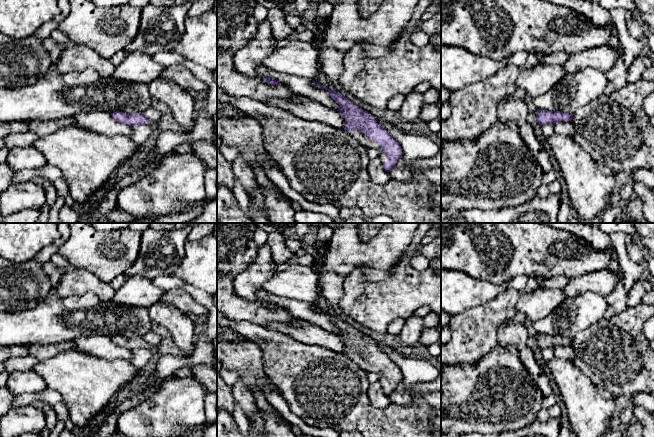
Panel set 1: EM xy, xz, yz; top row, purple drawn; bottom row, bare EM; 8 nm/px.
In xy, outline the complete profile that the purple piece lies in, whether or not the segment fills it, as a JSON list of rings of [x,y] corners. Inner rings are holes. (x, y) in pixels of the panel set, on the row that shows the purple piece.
[[[113,112],[111,113],[111,116],[116,121],[128,125],[130,127],[136,126],[136,125],[147,125],[151,123],[150,120],[148,120],[143,113],[124,113],[124,112]]]

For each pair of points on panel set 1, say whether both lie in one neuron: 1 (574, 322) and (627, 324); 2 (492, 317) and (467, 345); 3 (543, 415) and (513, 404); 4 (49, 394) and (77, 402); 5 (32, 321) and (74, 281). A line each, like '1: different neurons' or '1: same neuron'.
1: different neurons
2: same neuron
3: different neurons
4: different neurons
5: different neurons

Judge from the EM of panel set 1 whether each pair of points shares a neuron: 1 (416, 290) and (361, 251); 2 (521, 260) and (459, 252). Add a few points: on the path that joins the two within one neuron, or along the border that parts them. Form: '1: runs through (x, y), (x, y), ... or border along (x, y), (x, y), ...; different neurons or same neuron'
1: border along (405, 254), (387, 271); different neurons
2: runs through (506, 271), (486, 269), (474, 257); same neuron

